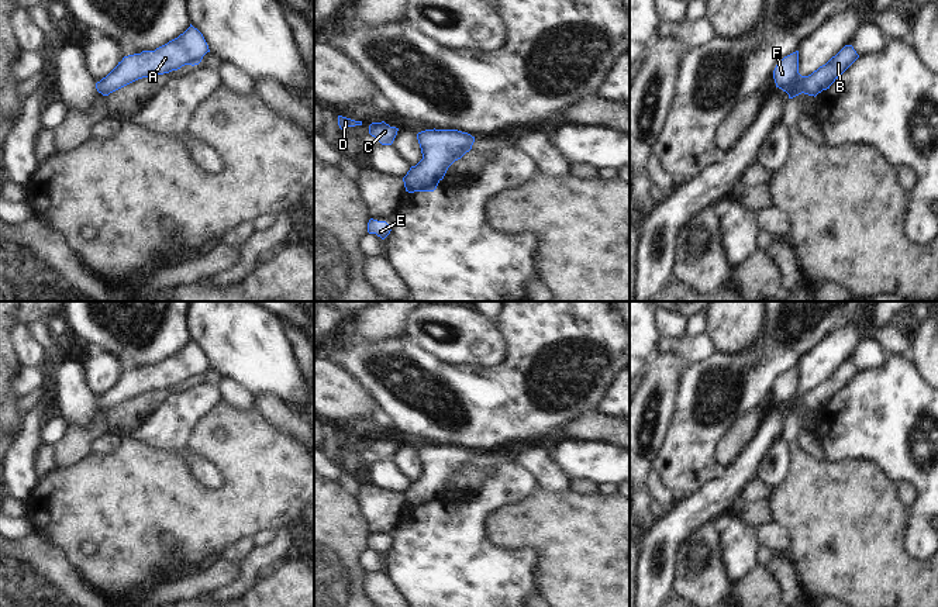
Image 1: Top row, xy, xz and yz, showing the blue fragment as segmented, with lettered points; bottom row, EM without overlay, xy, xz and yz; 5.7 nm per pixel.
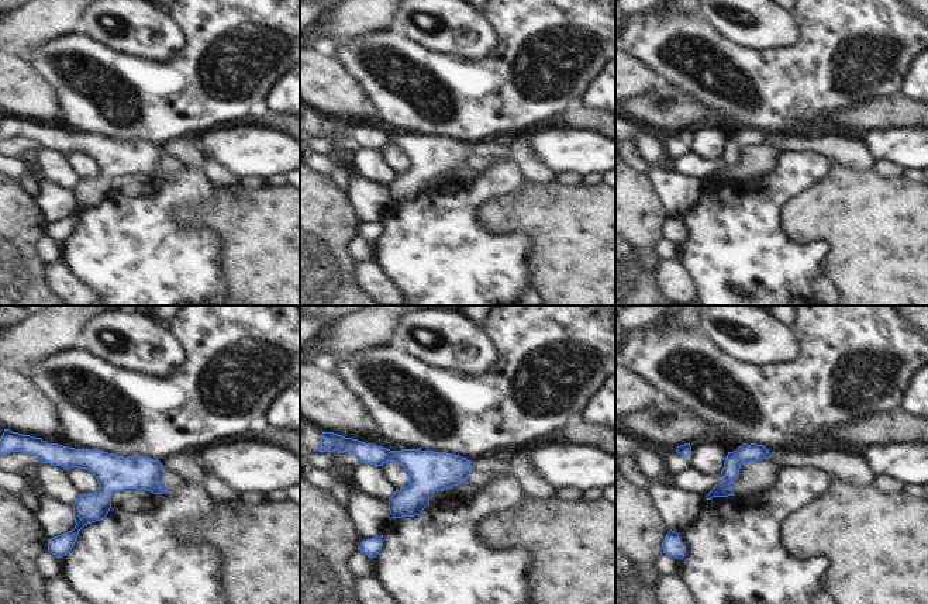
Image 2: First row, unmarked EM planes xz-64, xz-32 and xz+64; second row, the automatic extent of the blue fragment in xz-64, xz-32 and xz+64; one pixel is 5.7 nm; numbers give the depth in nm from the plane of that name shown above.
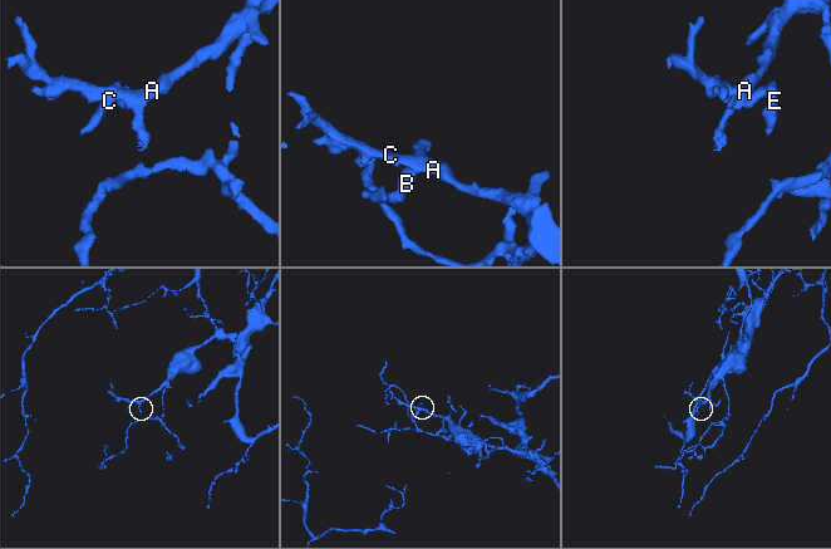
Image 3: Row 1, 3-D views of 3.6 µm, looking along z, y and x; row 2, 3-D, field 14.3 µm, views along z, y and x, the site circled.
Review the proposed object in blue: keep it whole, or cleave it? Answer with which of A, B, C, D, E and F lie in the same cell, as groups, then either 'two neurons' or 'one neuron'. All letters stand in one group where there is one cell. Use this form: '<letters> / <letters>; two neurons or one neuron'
A B C D E F; one neuron

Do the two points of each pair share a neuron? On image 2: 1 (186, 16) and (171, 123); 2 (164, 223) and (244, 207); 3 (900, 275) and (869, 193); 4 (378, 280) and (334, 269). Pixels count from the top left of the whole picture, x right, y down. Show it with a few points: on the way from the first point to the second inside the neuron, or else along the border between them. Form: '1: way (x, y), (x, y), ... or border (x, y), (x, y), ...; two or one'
1: way (193, 42), (193, 62), (159, 96); one
2: border (179, 214), (186, 225), (211, 230); two
3: way (900, 255), (897, 248), (869, 220), (869, 213); one
4: border (355, 263), (355, 282), (364, 290); two

